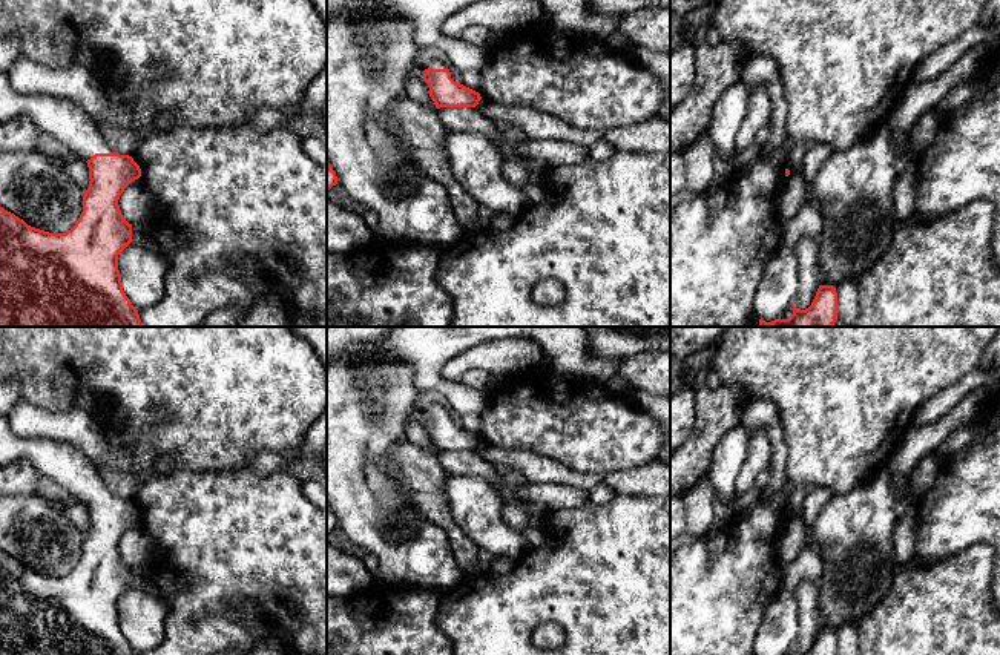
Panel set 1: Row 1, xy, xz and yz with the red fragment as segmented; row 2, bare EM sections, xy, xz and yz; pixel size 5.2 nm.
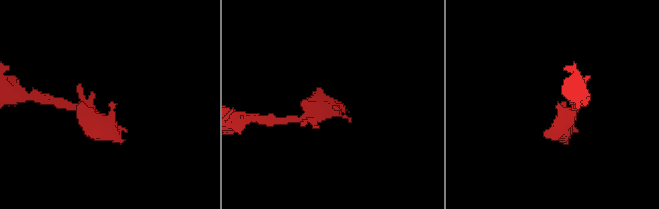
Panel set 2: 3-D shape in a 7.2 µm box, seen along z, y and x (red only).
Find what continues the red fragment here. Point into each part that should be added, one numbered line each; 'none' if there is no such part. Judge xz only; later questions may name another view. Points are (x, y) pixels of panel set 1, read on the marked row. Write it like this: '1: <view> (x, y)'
1: xz (434, 63)

